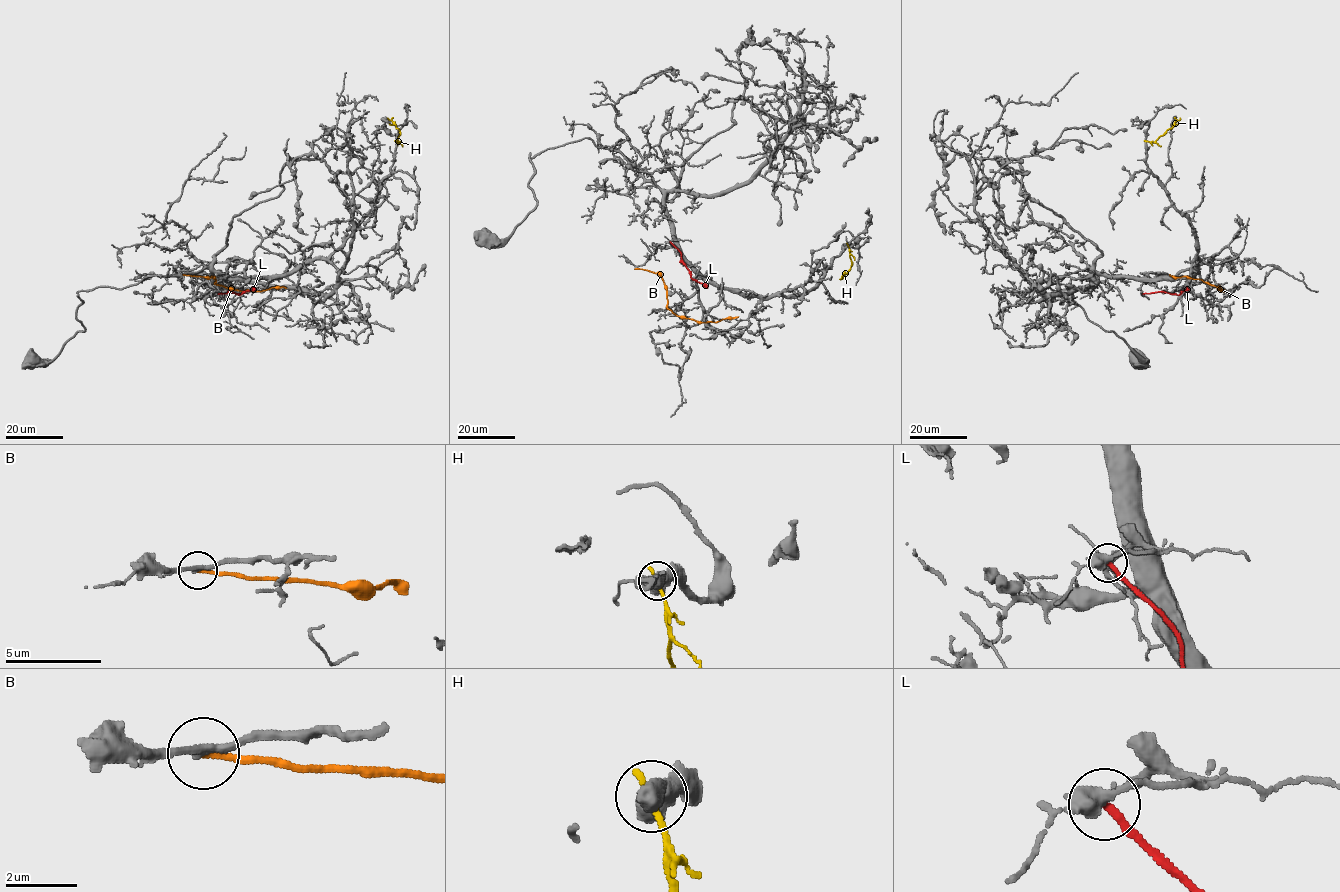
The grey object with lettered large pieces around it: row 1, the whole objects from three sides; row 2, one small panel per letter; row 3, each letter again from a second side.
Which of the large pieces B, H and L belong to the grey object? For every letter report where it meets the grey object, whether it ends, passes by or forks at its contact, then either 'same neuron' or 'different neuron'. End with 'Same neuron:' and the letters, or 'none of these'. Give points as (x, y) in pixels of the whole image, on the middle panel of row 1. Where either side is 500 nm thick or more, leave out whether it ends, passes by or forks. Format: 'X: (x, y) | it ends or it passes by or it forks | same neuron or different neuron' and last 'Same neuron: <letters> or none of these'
B: (635, 269) | it ends | different neuron
H: (848, 245) | it ends | different neuron
L: (670, 242) | it ends | different neuron
Same neuron: none of these

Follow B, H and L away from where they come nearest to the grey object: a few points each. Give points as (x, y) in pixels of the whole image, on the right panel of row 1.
B: (1169, 274), (1202, 280), (1218, 288)
H: (1146, 141), (1154, 142), (1180, 118)
L: (1143, 294), (1165, 291), (1179, 294), (1186, 286)

